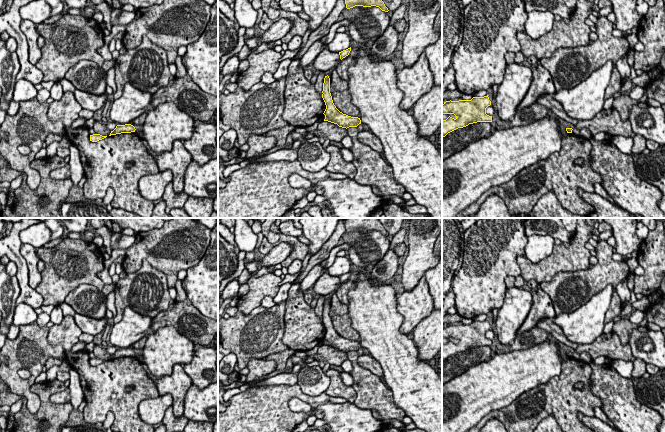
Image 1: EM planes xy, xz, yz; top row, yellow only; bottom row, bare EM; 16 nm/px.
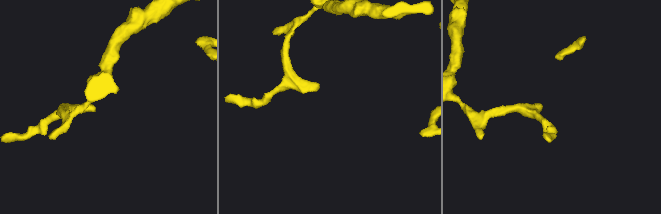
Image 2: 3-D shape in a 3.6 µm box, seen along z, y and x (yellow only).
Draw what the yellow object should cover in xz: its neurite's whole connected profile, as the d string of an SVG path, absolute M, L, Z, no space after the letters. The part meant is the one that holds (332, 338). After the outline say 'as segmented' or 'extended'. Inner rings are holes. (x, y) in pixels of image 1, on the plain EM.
M325 300L323 307L322 322L325 326L326 333L324 335L325 343L334 348L337 348L342 352L357 351L361 348L361 344L358 341L351 341L340 336L333 327L332 320L330 317L330 302Z; as segmented

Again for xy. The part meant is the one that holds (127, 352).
M131 348L117 349L116 352L113 355L111 355L109 360L121 357L131 357L135 356L135 354L135 351Z; as segmented

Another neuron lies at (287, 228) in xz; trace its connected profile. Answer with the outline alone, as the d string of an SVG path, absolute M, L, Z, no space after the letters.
M292 221L281 222L279 230L282 234L298 238L303 235L302 229L297 229Z

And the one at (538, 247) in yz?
M531 235L525 245L525 256L532 263L539 263L552 254L554 244L554 238L550 235Z

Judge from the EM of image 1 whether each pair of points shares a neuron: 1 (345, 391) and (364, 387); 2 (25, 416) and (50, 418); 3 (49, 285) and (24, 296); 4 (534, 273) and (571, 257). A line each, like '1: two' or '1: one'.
1: two
2: one
3: two
4: one

